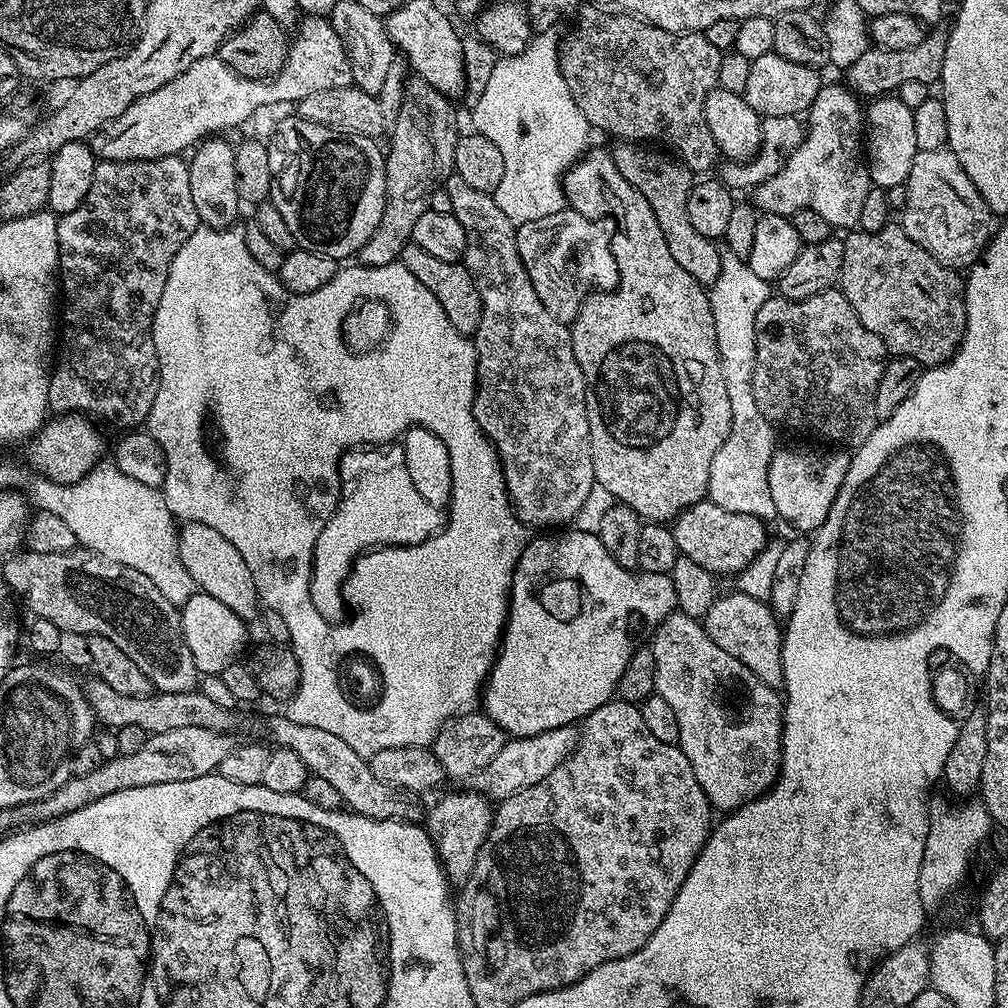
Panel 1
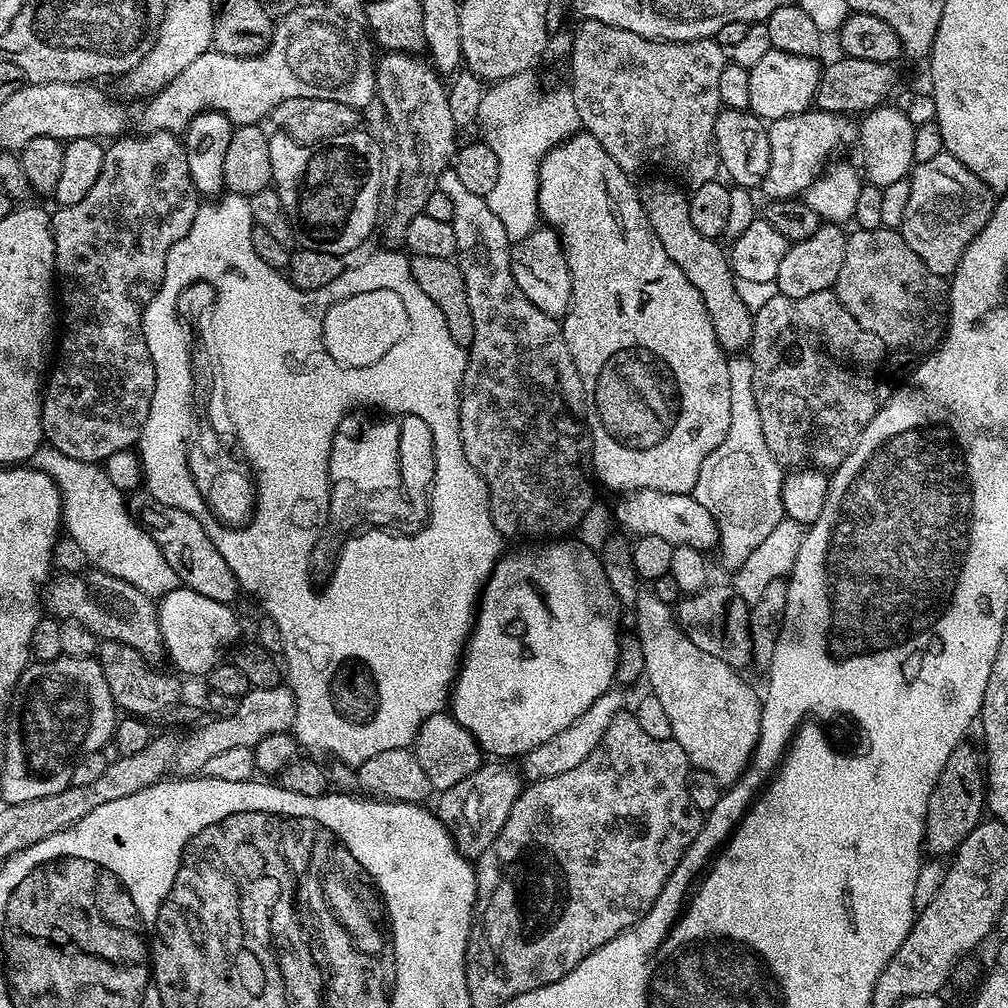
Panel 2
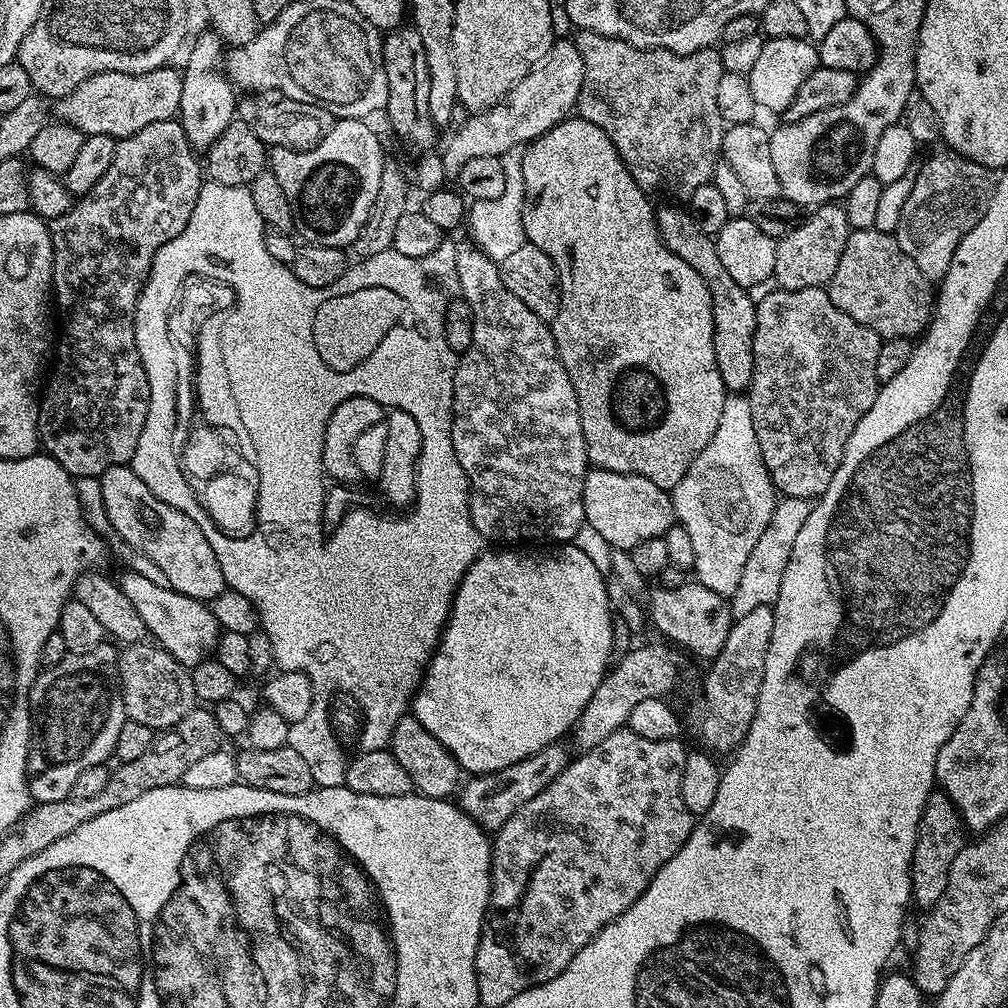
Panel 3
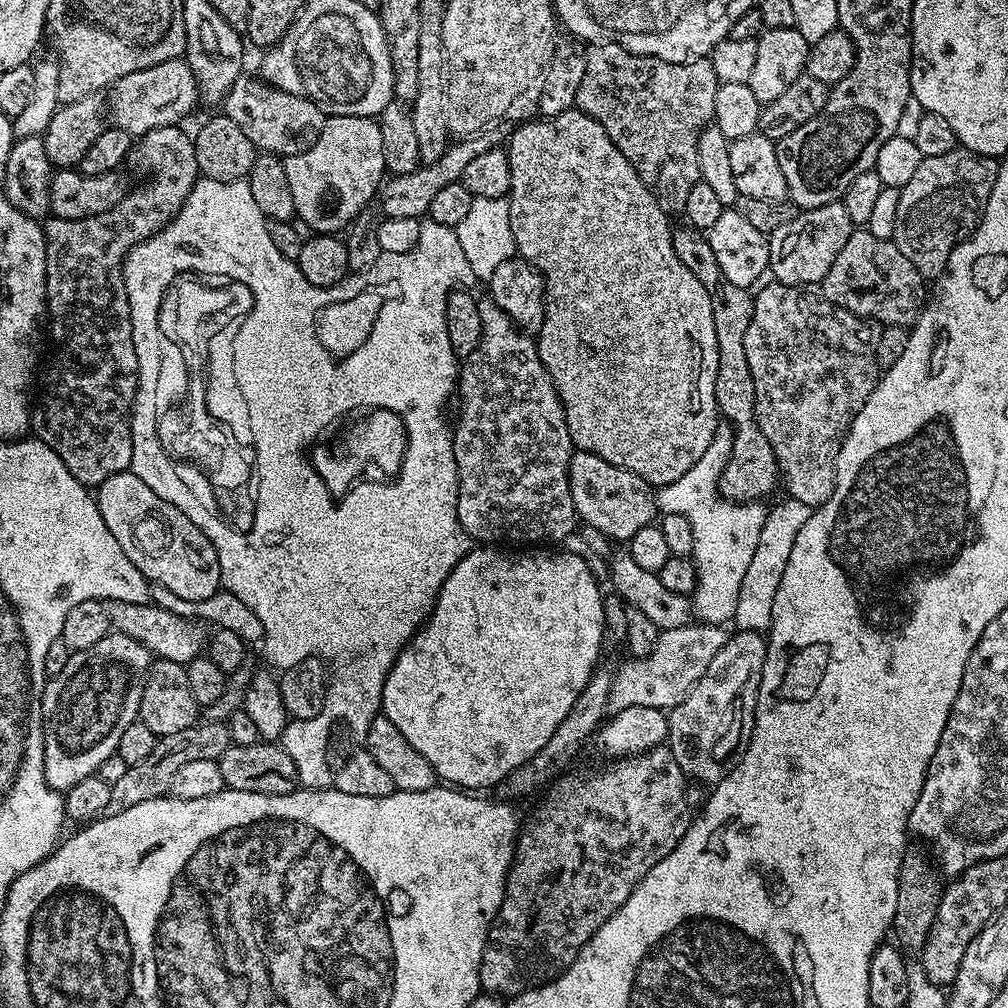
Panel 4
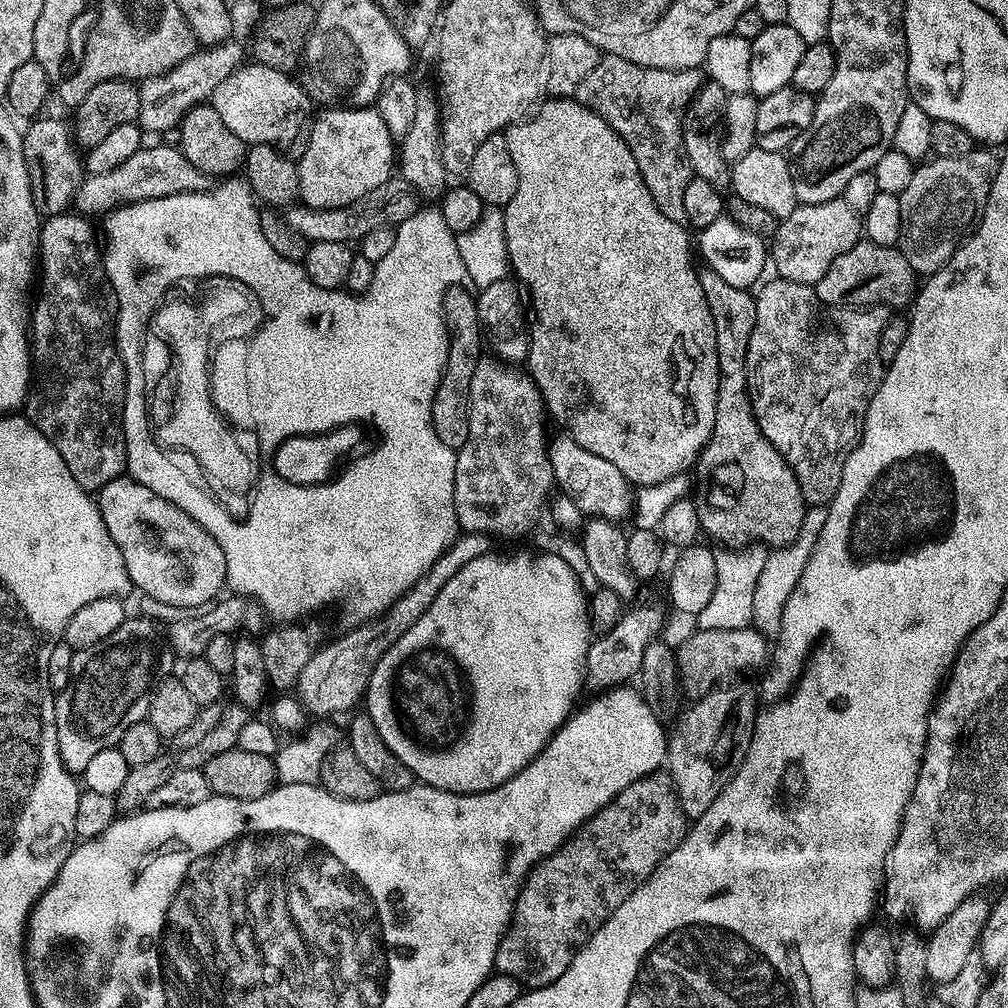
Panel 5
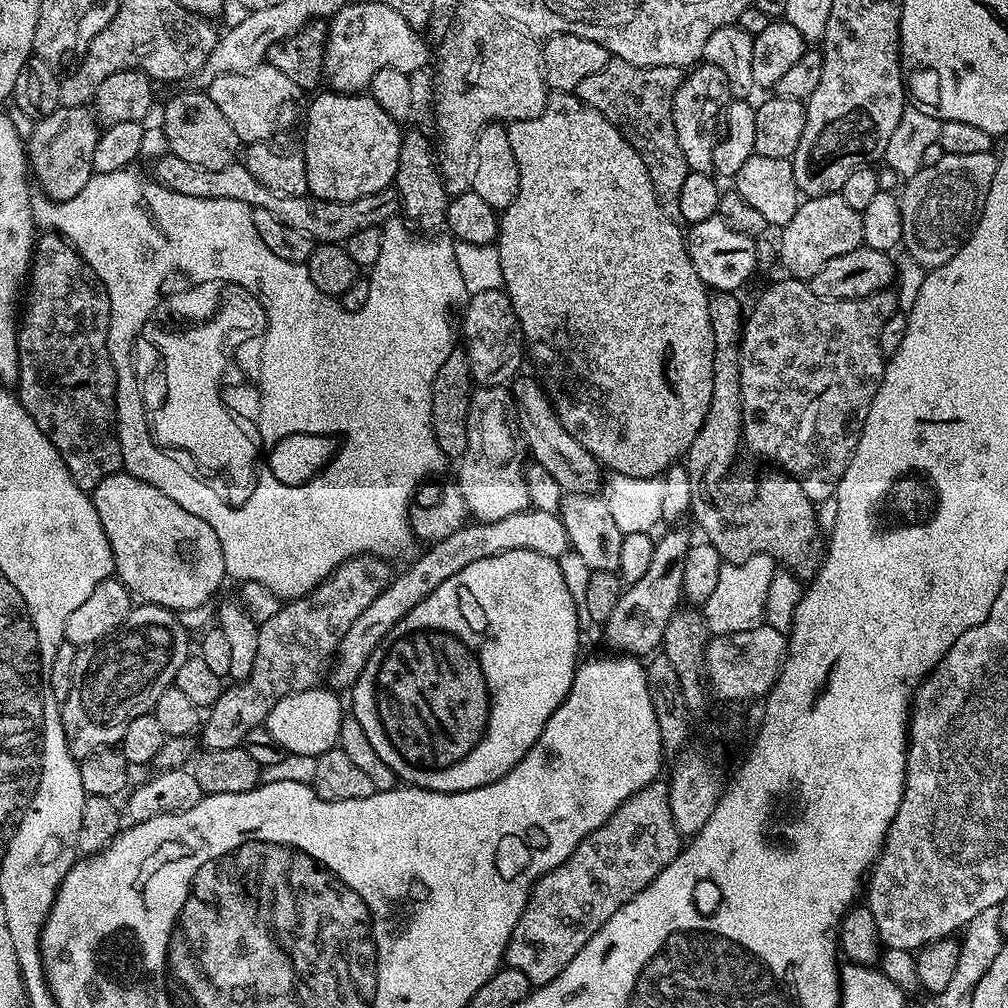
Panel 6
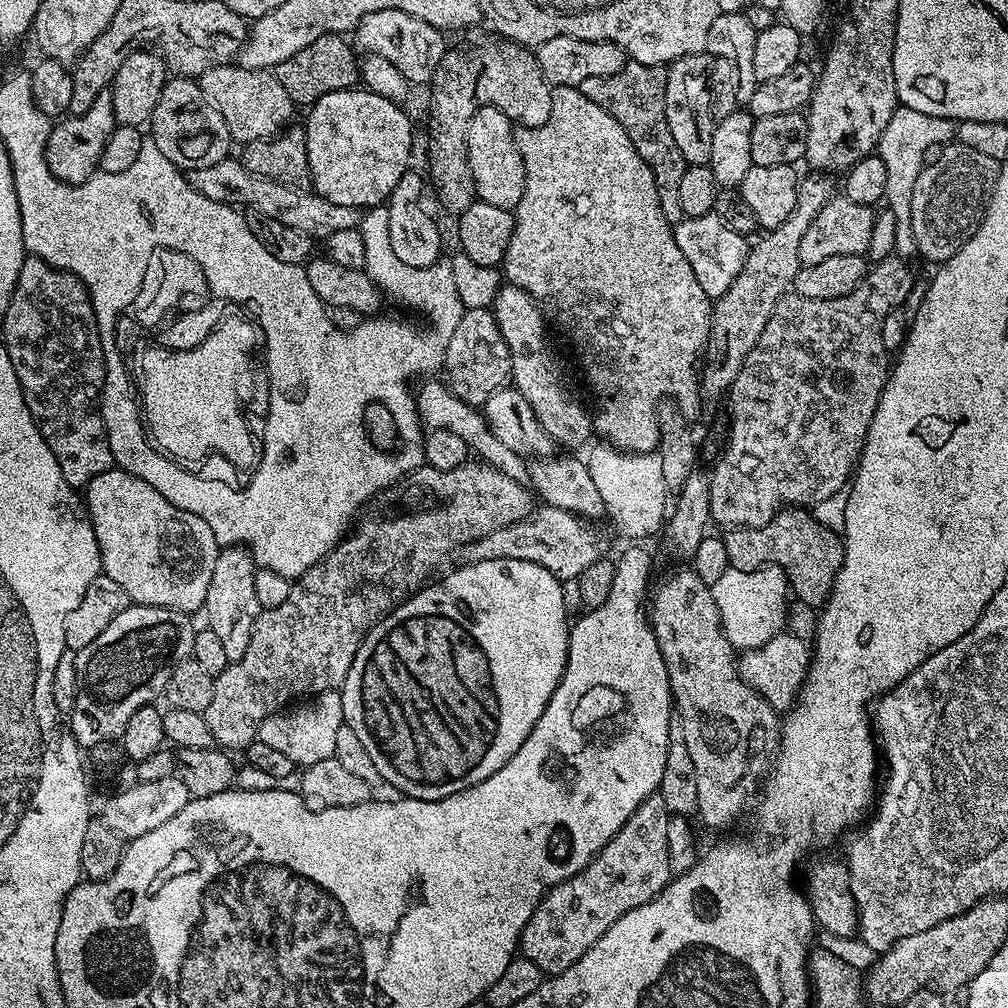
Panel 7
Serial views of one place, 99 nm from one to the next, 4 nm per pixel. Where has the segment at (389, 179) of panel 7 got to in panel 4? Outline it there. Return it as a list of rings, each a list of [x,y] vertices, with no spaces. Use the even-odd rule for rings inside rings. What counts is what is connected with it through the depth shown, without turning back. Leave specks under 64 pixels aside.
[[[330,116],[324,121],[322,134],[310,150],[283,157],[286,178],[290,182],[290,194],[294,194],[295,219],[312,234],[340,234],[361,215],[360,212],[382,187],[386,176],[382,134],[379,123],[371,116]]]

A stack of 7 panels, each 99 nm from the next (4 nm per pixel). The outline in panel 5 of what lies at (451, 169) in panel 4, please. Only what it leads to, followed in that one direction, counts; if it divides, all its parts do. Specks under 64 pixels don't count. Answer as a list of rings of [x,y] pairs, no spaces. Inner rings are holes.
[[[393,178],[382,182],[382,186],[375,190],[370,190],[370,194],[341,208],[293,206],[283,215],[286,222],[290,222],[290,226],[294,226],[294,230],[298,230],[298,234],[302,234],[310,242],[342,242],[351,245],[363,240],[366,234],[370,234],[370,230],[392,228],[406,222],[406,218],[410,218],[410,214],[414,214],[417,207],[416,189],[411,188],[402,178]]]

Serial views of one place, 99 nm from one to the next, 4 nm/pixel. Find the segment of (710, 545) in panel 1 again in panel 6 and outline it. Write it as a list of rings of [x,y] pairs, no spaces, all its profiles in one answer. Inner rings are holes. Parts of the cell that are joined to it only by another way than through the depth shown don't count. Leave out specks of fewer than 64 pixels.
[[[523,376],[511,381],[510,391],[514,401],[514,416],[518,421],[519,435],[527,447],[528,444],[532,447],[531,459],[545,468],[546,473],[558,482],[564,494],[569,492],[599,493],[602,488],[601,464],[587,452],[582,442],[566,434],[562,422],[552,409],[552,401],[548,399],[543,387],[537,381],[535,384],[530,377]]]

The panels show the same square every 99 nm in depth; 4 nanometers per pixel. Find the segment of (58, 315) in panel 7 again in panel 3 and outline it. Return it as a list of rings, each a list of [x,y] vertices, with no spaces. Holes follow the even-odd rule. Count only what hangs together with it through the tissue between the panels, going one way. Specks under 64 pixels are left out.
[[[179,119],[163,120],[162,122],[150,122],[150,126],[142,126],[142,130],[138,130],[138,134],[130,134],[123,138],[117,139],[116,149],[114,150],[114,162],[110,162],[110,170],[106,170],[106,174],[98,182],[98,186],[94,186],[94,190],[90,190],[86,195],[79,197],[73,203],[69,212],[62,214],[58,218],[54,218],[48,224],[48,233],[52,239],[52,290],[54,293],[54,304],[60,307],[60,324],[58,320],[58,343],[54,348],[54,356],[56,352],[56,369],[52,372],[52,377],[48,380],[48,389],[43,389],[42,395],[39,397],[40,409],[38,410],[38,430],[40,431],[40,442],[43,451],[47,455],[53,456],[63,468],[72,475],[73,478],[81,476],[100,477],[106,470],[110,470],[119,464],[131,465],[134,458],[134,450],[138,450],[138,438],[142,434],[142,426],[146,426],[146,414],[148,413],[148,403],[150,402],[150,386],[146,378],[146,370],[142,366],[142,358],[138,354],[138,346],[136,345],[136,335],[134,334],[134,326],[136,325],[136,303],[140,297],[140,290],[144,287],[144,281],[148,279],[152,263],[154,262],[154,254],[158,254],[158,250],[162,246],[166,246],[166,242],[170,242],[170,238],[178,238],[178,234],[182,234],[182,230],[186,230],[186,222],[190,222],[190,214],[194,214],[194,202],[198,202],[198,194],[200,193],[200,185],[202,183],[202,164],[196,161],[198,156],[197,149],[192,147],[191,142],[186,138],[186,130],[182,130]]]

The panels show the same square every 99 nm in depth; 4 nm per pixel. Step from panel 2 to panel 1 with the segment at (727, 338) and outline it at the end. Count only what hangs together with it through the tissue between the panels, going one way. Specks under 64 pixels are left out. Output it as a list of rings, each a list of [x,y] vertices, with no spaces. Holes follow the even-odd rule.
[[[620,142],[616,149],[611,149],[614,166],[622,170],[622,178],[650,202],[650,210],[654,210],[654,218],[658,218],[658,227],[662,229],[662,238],[666,238],[666,247],[670,254],[690,278],[699,284],[710,286],[720,273],[721,249],[713,241],[706,239],[694,226],[690,226],[690,218],[686,211],[686,198],[690,198],[690,190],[694,183],[694,173],[679,159],[671,155],[659,156],[651,152],[651,147],[640,142]]]

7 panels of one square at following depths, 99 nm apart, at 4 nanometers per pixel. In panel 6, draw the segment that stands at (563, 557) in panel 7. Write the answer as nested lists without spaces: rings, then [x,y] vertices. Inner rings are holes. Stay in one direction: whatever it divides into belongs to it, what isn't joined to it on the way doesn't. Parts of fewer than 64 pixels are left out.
[[[529,510],[512,514],[510,518],[502,518],[498,522],[465,522],[458,530],[454,530],[454,534],[429,543],[425,548],[428,549],[421,554],[420,558],[410,568],[406,569],[401,576],[399,573],[389,583],[388,587],[382,590],[380,597],[370,606],[366,606],[366,610],[362,610],[362,614],[358,614],[358,618],[354,618],[350,630],[346,630],[346,638],[342,638],[342,642],[336,649],[336,655],[330,664],[330,676],[332,672],[332,683],[330,684],[333,689],[351,689],[352,685],[356,683],[358,674],[362,674],[370,654],[374,654],[376,647],[388,637],[388,631],[407,612],[414,610],[414,606],[418,606],[418,602],[422,602],[422,598],[434,594],[434,590],[438,590],[438,586],[442,586],[442,582],[446,582],[446,578],[454,578],[454,574],[458,574],[458,570],[463,570],[474,562],[482,562],[482,558],[494,558],[494,554],[506,554],[506,550],[534,550],[543,556],[559,558],[564,552],[569,551],[570,545],[566,534],[566,526],[560,521],[557,513]]]

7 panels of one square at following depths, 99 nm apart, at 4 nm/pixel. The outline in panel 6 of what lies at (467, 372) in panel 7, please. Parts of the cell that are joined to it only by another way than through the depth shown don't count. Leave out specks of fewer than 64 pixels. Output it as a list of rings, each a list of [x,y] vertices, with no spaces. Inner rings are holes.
[[[503,288],[482,290],[482,294],[471,294],[467,300],[462,348],[468,353],[473,381],[480,386],[507,385],[521,371],[519,368],[524,364],[524,356],[526,360],[524,331],[520,329],[514,306]]]

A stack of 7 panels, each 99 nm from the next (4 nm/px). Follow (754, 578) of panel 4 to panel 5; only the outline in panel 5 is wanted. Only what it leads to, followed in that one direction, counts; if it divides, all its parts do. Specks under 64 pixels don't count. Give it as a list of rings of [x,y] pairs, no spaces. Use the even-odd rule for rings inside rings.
[[[811,505],[805,511],[803,526],[800,529],[798,538],[790,545],[771,549],[758,576],[758,582],[754,588],[751,625],[766,638],[774,638],[779,635],[781,614],[786,599],[793,592],[793,588],[797,584],[798,578],[801,577],[806,562],[809,560],[809,554],[812,553],[813,547],[816,545],[817,536],[821,533],[822,526],[826,524],[826,516],[816,516],[816,512],[828,512],[827,505]]]

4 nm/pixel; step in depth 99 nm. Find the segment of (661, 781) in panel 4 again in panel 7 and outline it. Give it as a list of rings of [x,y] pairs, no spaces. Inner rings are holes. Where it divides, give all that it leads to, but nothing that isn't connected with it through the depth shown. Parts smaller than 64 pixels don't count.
[[[659,794],[645,798],[642,806],[626,818],[622,830],[610,838],[588,865],[569,880],[555,884],[540,900],[520,935],[519,955],[548,976],[570,970],[622,914],[653,900],[673,877],[666,830],[670,813]]]

